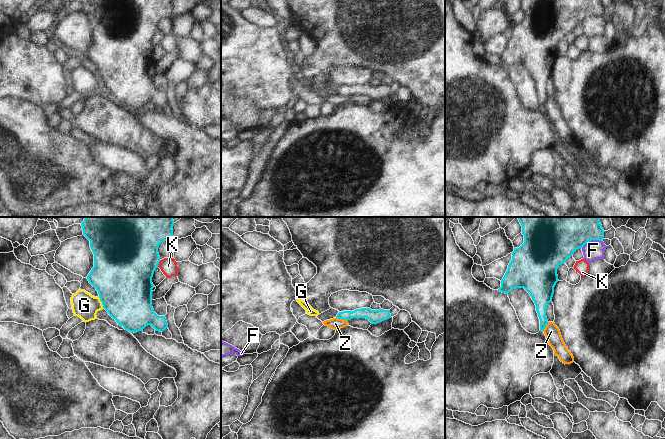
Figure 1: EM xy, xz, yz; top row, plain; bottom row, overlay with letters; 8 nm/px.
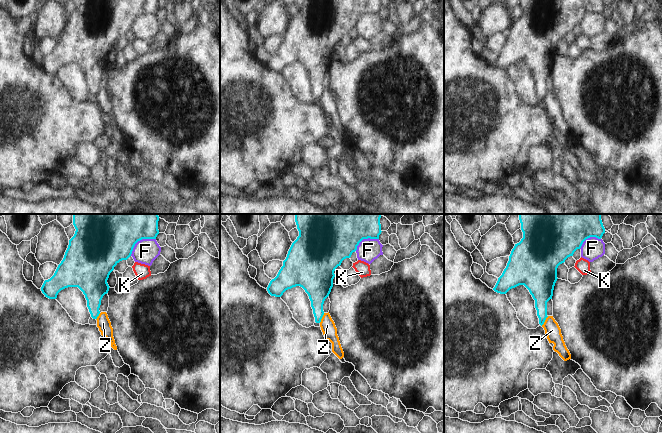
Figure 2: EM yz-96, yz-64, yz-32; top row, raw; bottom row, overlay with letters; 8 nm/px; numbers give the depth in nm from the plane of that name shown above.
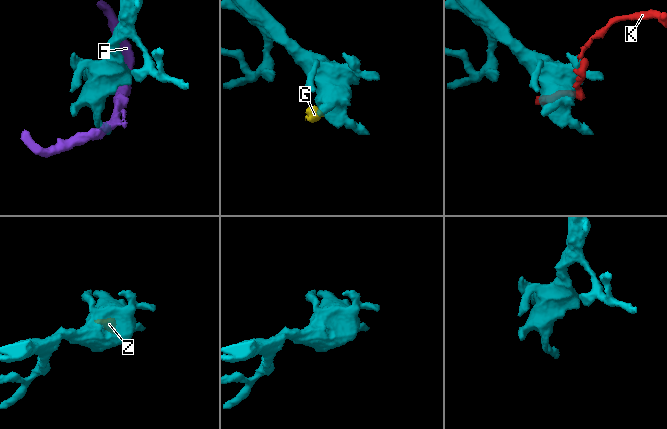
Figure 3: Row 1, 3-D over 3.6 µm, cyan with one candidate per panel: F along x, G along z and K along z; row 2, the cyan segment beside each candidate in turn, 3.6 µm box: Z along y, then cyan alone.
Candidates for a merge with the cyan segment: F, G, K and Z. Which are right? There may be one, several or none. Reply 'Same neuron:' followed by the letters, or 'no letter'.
Same neuron: no letter

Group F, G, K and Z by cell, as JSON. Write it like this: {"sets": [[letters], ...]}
{"sets": [["F"], ["G", "Z"], ["K"]]}

